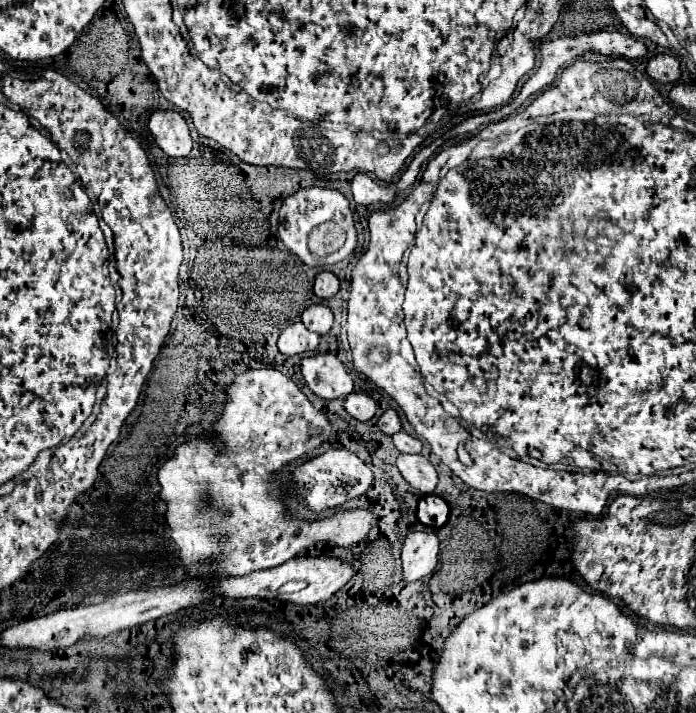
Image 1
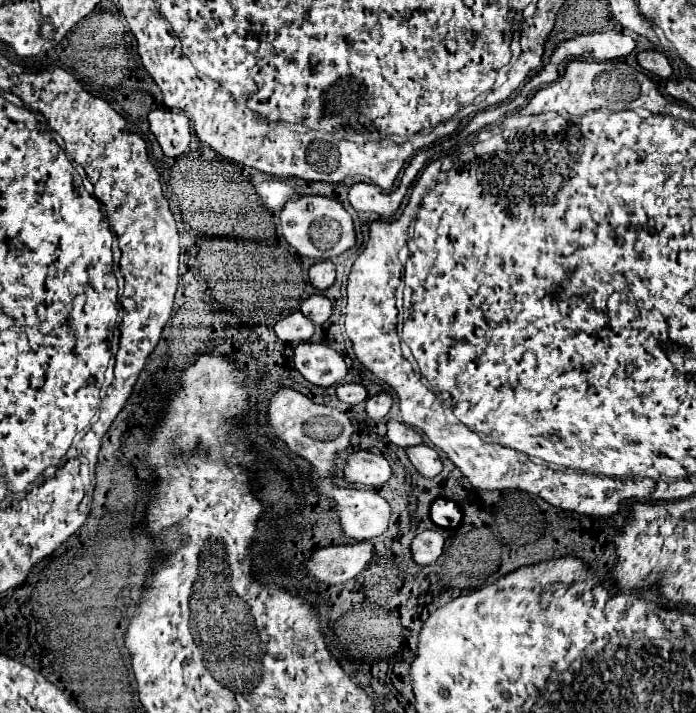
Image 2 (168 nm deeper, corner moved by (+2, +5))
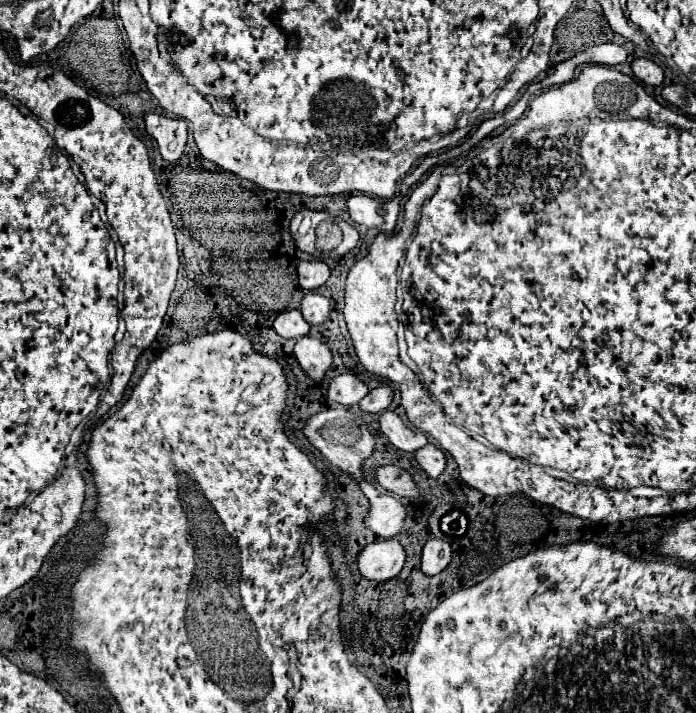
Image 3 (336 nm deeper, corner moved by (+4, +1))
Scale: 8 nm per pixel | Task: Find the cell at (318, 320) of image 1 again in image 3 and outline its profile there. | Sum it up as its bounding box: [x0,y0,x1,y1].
[301,293,329,325]

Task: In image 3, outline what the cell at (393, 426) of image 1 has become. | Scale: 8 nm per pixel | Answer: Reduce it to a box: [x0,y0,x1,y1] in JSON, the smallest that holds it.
[359,385,393,413]

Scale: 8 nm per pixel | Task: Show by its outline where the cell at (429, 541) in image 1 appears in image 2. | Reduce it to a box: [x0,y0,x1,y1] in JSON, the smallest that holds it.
[411,531,443,565]

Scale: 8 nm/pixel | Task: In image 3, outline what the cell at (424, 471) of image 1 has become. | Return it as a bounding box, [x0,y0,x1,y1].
[415,443,447,479]

